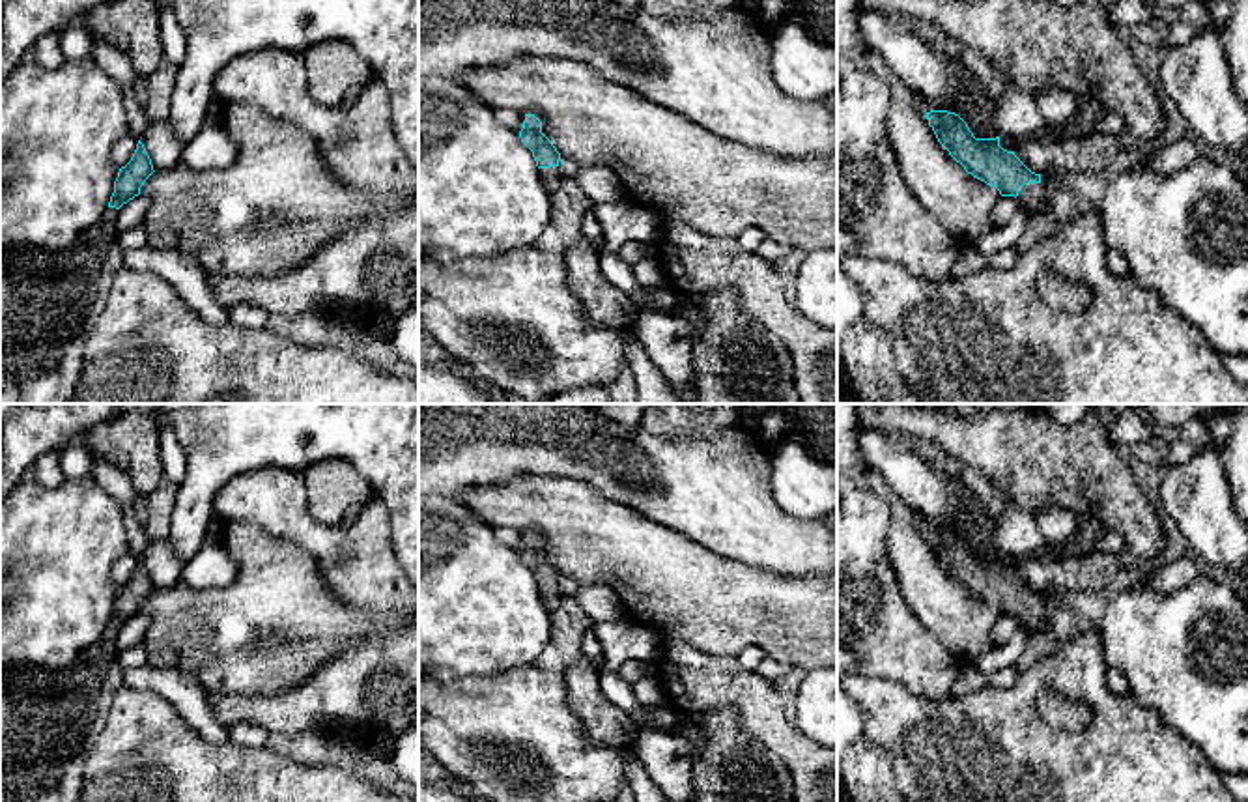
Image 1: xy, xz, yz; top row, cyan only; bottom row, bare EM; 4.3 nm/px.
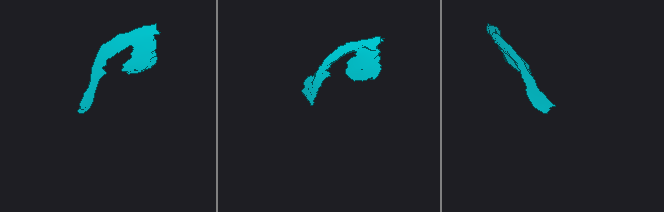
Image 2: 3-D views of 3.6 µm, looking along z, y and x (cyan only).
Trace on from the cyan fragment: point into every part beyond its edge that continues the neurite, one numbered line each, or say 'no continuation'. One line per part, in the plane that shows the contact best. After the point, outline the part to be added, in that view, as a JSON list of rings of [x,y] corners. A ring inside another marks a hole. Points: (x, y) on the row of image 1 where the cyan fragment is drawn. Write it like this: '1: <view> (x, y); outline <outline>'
1: yz (1030, 197); outline [[[1028,183],[1020,187],[1016,200],[1018,208],[1024,209],[1029,217],[1046,211],[1042,183]]]

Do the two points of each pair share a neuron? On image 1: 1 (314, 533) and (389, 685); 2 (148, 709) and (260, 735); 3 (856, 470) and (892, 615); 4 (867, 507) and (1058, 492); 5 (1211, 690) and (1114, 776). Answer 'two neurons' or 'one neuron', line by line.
1: one neuron
2: two neurons
3: one neuron
4: two neurons
5: two neurons

